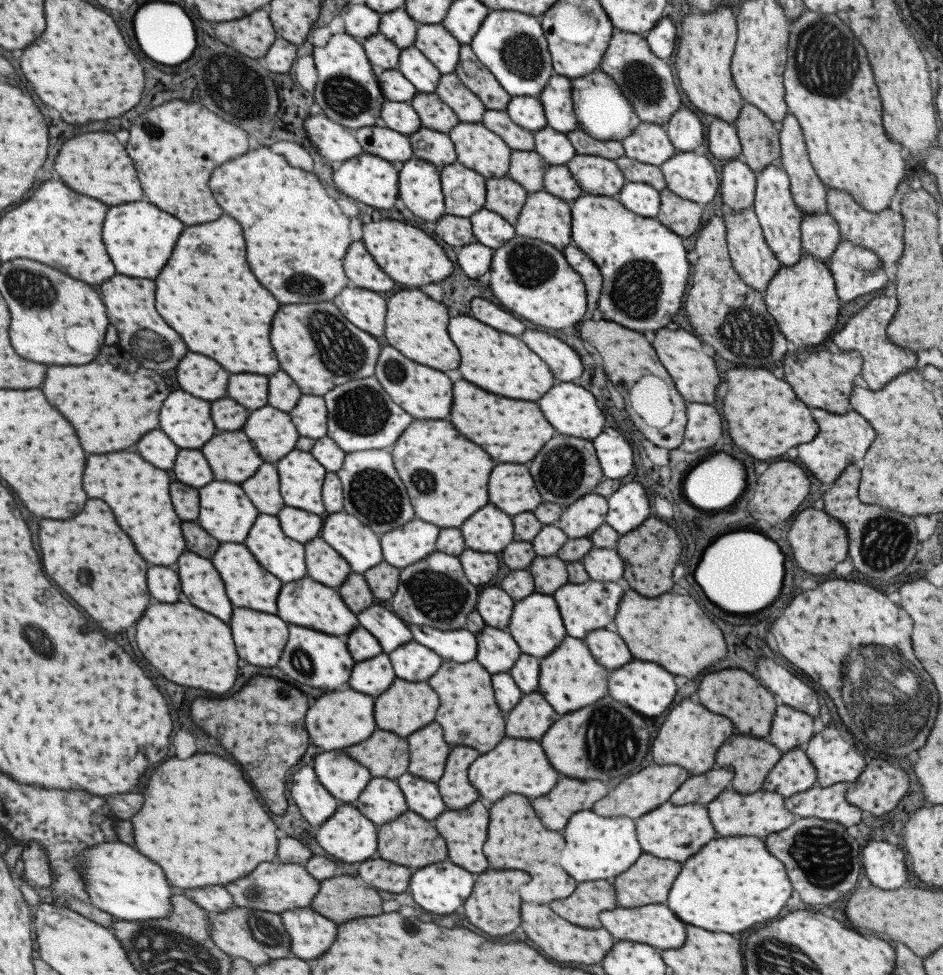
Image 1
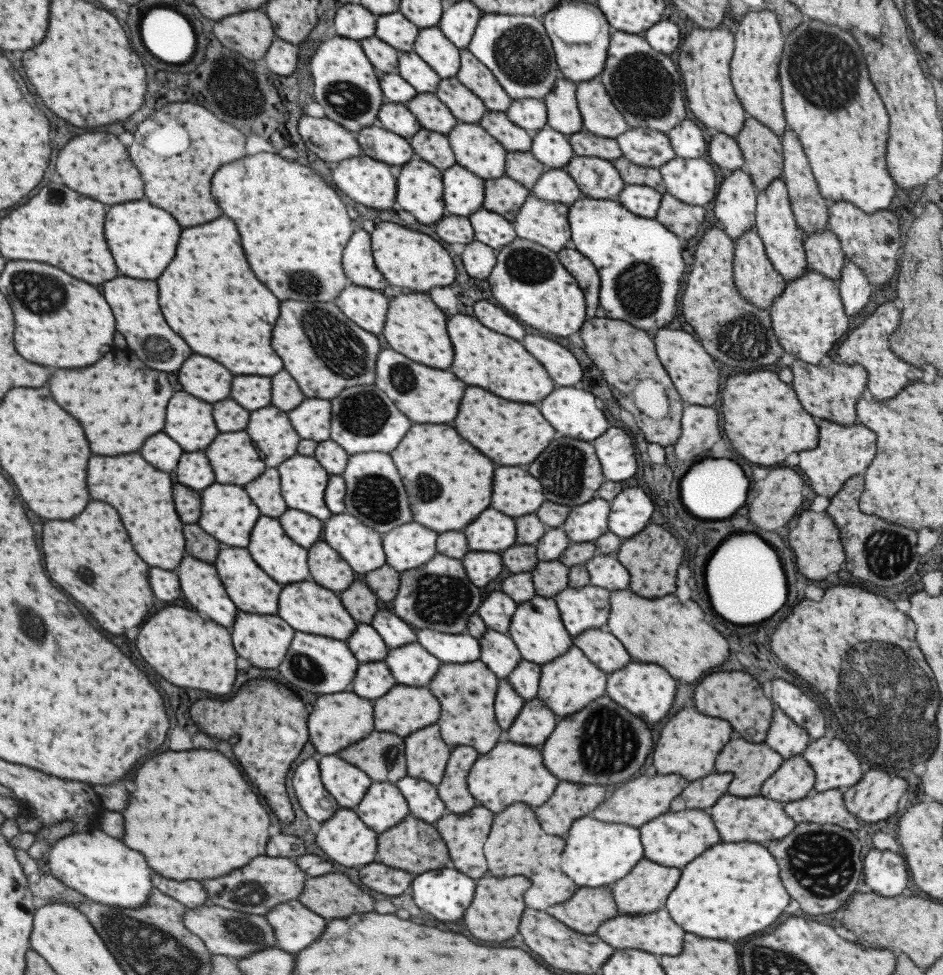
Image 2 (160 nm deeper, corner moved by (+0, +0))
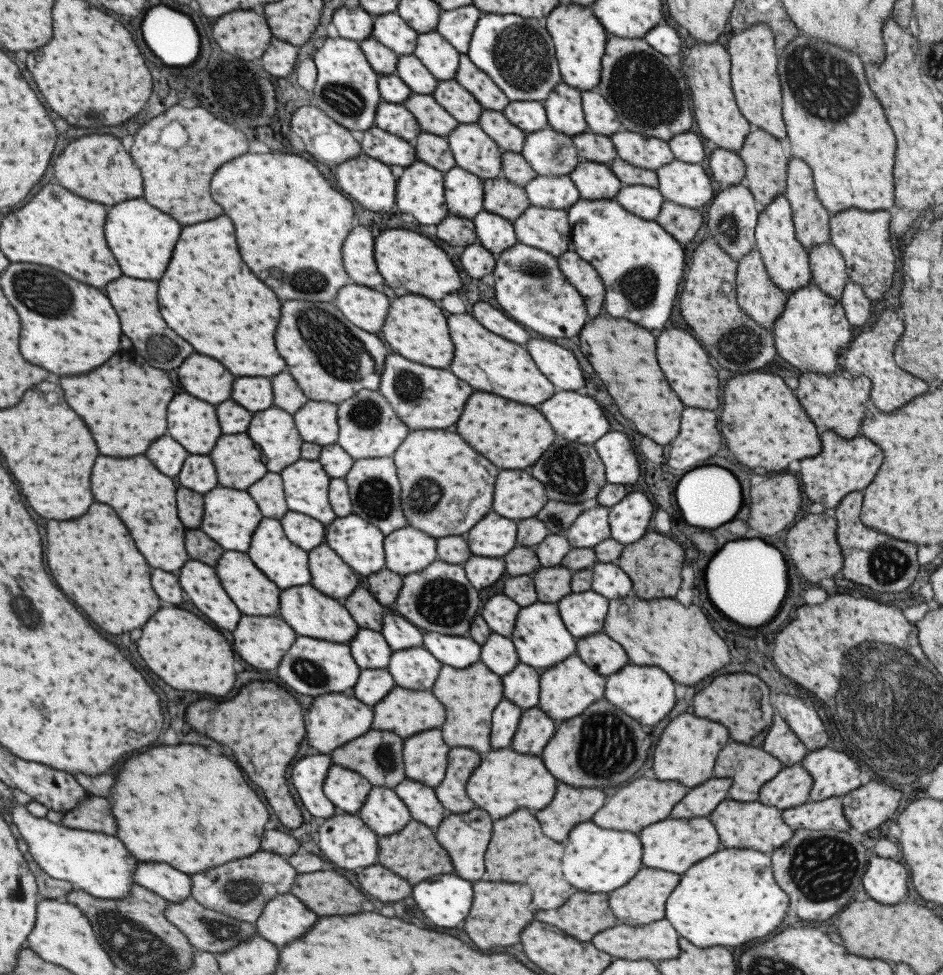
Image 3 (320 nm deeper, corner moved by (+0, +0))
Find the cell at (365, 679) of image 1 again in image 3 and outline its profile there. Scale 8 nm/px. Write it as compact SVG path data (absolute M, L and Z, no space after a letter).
M361 670L359 680L353 686L353 696L359 698L363 704L373 706L377 704L391 688L393 680L387 670Z

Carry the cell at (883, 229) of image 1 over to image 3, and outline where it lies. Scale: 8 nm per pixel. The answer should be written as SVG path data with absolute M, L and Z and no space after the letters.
M848 208L830 214L829 242L839 251L844 260L844 267L850 281L860 286L863 294L870 300L879 300L891 284L891 276L895 272L895 256L889 243L890 230L889 211L862 211Z

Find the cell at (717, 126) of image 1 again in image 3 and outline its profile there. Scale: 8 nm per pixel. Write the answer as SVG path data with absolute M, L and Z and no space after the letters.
M717 148L711 151L709 160L709 172L711 176L719 184L725 184L723 188L727 188L728 185L740 184L744 175L743 161L738 157L738 153L731 150L725 150L724 148Z

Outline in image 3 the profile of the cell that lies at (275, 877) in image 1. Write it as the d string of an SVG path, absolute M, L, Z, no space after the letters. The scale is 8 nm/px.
M255 852L247 858L237 858L225 862L223 866L191 874L190 897L209 910L254 923L270 898L289 890L293 878L295 870L281 856L269 852Z

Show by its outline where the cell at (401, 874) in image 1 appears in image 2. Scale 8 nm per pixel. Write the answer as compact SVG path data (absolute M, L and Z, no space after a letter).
M367 864L357 872L361 884L365 884L367 888L387 894L387 896L399 896L405 892L405 888L409 888L411 884L411 876L407 872L401 870L393 870L389 866L383 864Z

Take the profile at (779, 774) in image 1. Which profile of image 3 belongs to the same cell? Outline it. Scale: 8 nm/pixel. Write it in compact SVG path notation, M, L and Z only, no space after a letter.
M799 762L783 767L759 789L757 801L767 806L793 808L808 801L812 778Z

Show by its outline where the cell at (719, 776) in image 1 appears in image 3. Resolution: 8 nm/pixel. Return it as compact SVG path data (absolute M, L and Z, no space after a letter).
M711 778L701 786L689 790L669 814L671 819L693 818L693 816L707 816L721 800L727 796L731 780L729 778Z

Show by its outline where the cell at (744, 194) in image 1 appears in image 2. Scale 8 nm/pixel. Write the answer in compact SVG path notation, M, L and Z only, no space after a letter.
M744 169L731 170L715 193L716 226L732 241L754 226L756 188Z

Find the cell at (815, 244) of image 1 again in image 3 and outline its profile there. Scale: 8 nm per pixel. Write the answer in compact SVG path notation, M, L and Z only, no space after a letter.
M829 241L816 244L808 253L808 267L811 282L827 296L839 300L849 280L839 251Z

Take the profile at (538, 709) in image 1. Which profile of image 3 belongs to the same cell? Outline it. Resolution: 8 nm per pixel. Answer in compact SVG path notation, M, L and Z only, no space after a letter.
M529 708L521 714L517 732L511 740L511 746L519 754L541 754L543 746L555 732L555 722L551 720L540 708Z

